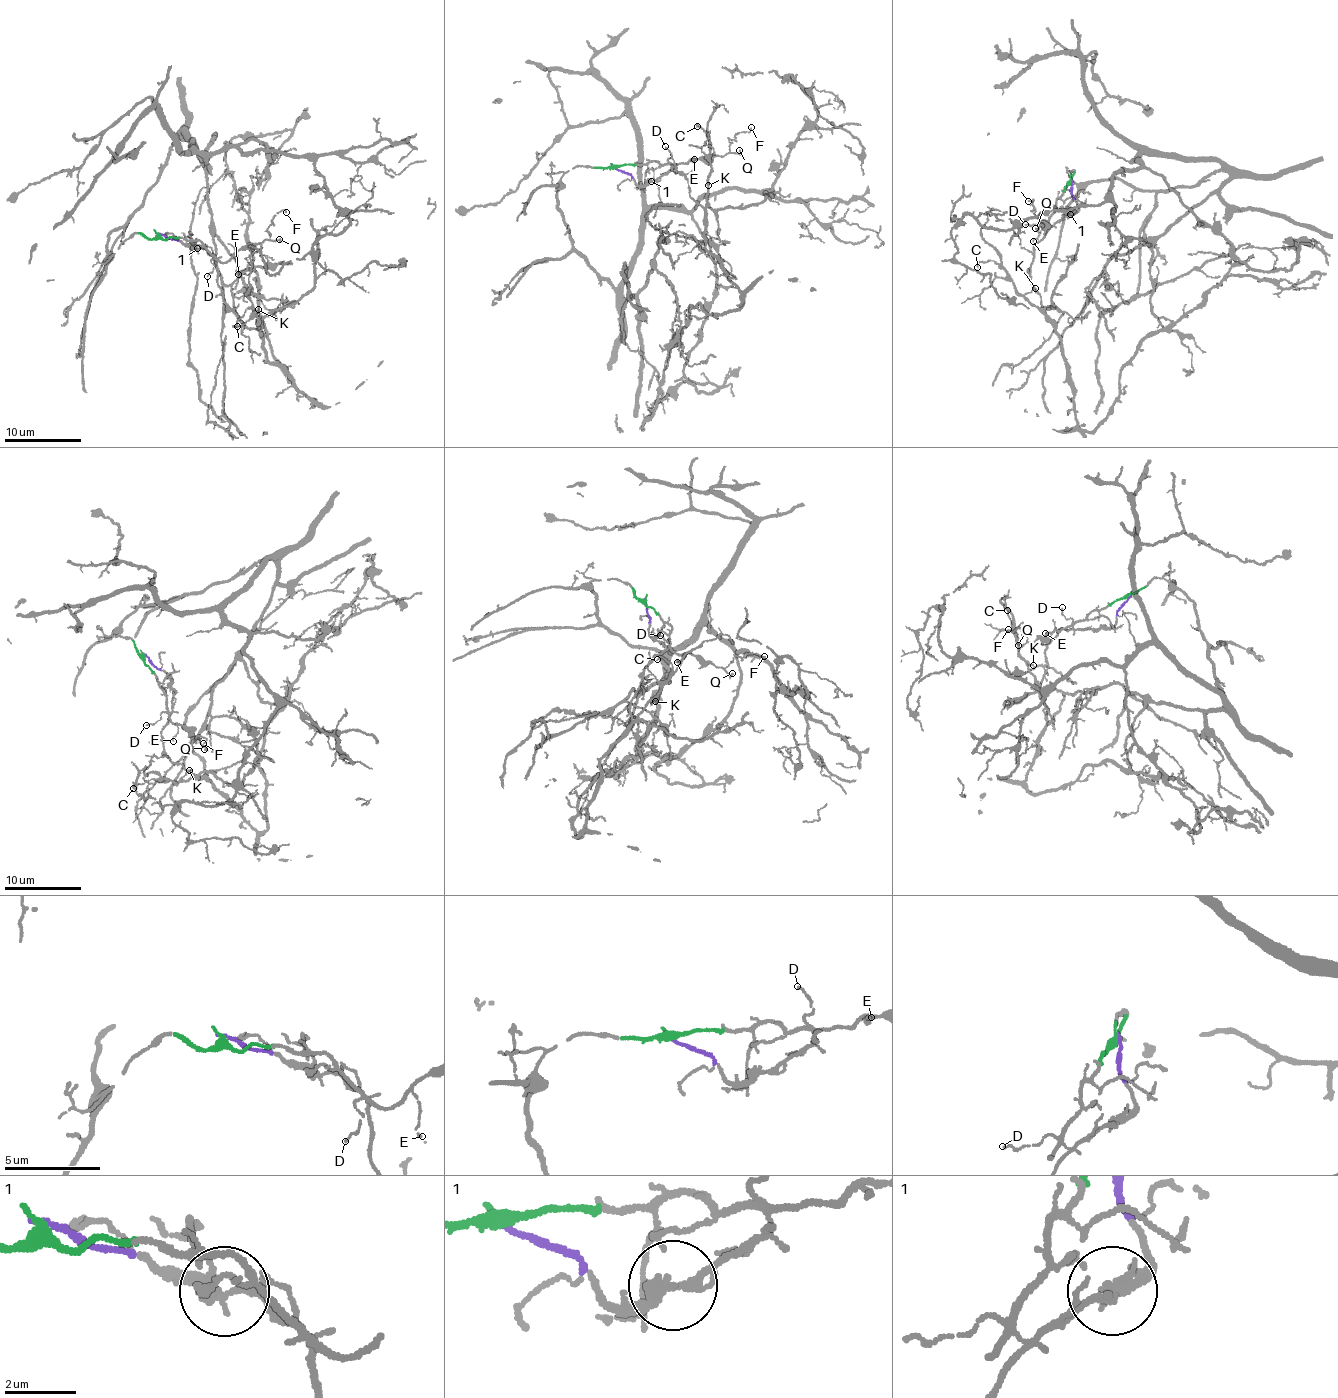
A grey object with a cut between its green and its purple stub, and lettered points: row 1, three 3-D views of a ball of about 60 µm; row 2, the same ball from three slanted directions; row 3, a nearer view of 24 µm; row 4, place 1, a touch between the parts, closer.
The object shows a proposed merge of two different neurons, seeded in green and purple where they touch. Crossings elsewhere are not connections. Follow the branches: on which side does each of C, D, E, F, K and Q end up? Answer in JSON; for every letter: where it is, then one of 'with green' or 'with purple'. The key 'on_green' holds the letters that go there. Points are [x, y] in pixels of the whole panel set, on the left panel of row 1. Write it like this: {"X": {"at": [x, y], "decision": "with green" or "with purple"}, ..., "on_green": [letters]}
{"C": {"at": [237, 326], "decision": "with purple"}, "D": {"at": [207, 276], "decision": "with green"}, "E": {"at": [238, 274], "decision": "with green"}, "F": {"at": [286, 212], "decision": "with green"}, "K": {"at": [258, 309], "decision": "with purple"}, "Q": {"at": [279, 239], "decision": "with green"}, "on_green": ["D", "E", "F", "Q"]}

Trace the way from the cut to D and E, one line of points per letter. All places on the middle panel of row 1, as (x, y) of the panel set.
D: (614, 167), (640, 166), (656, 161), (663, 165), (671, 158), (665, 146)
E: (614, 167), (640, 166), (656, 161), (663, 165), (691, 160), (694, 162), (695, 159)

